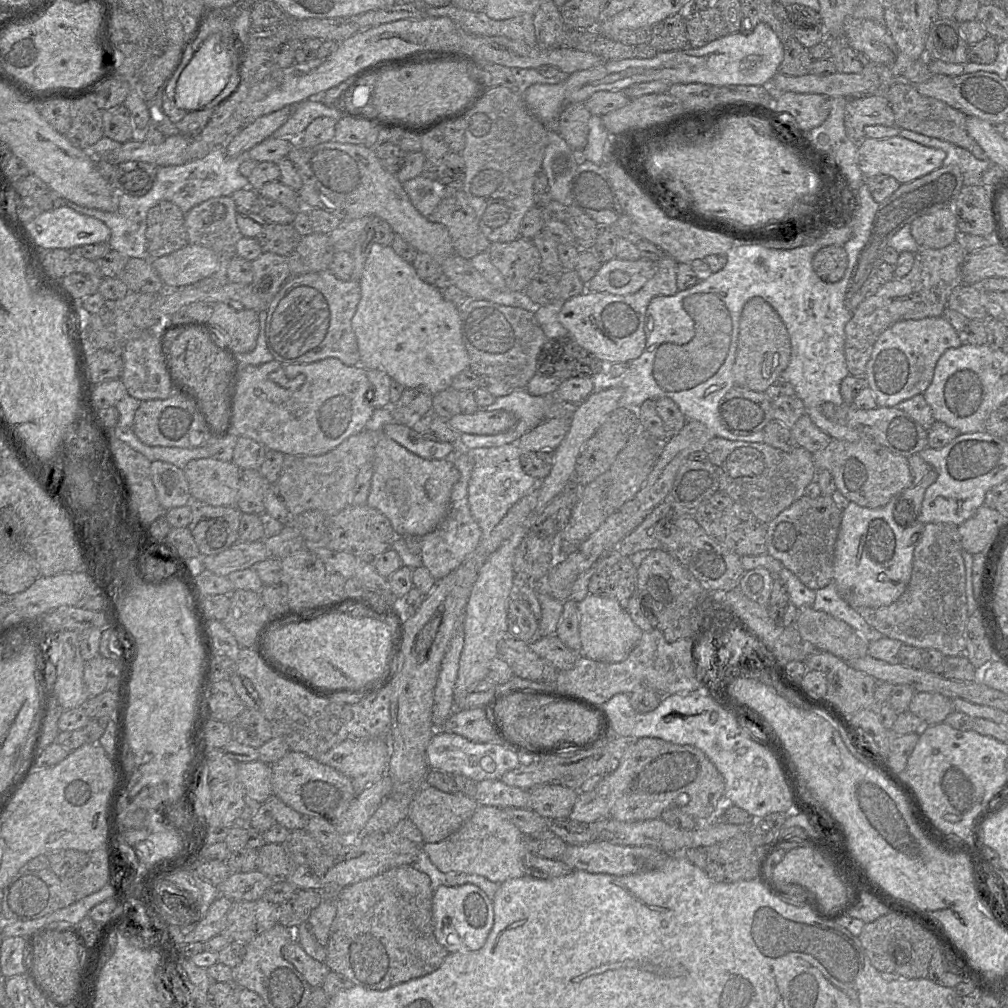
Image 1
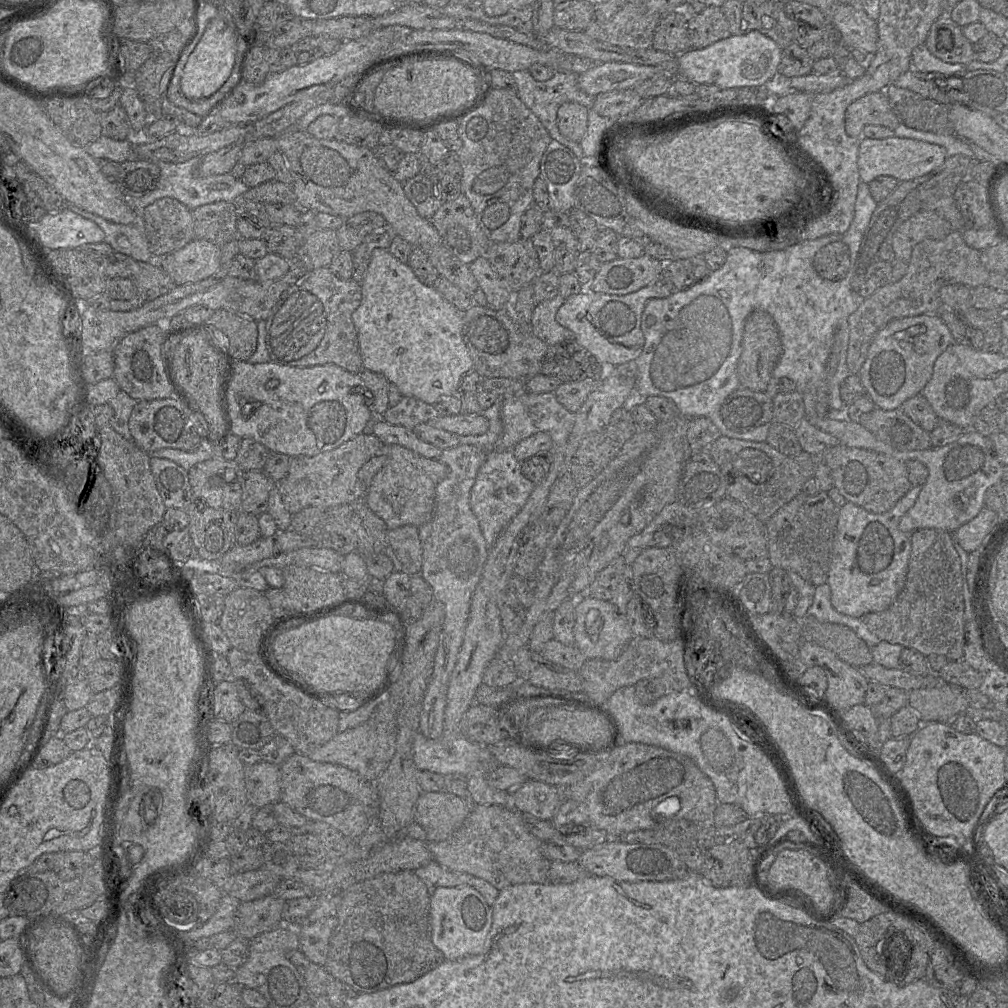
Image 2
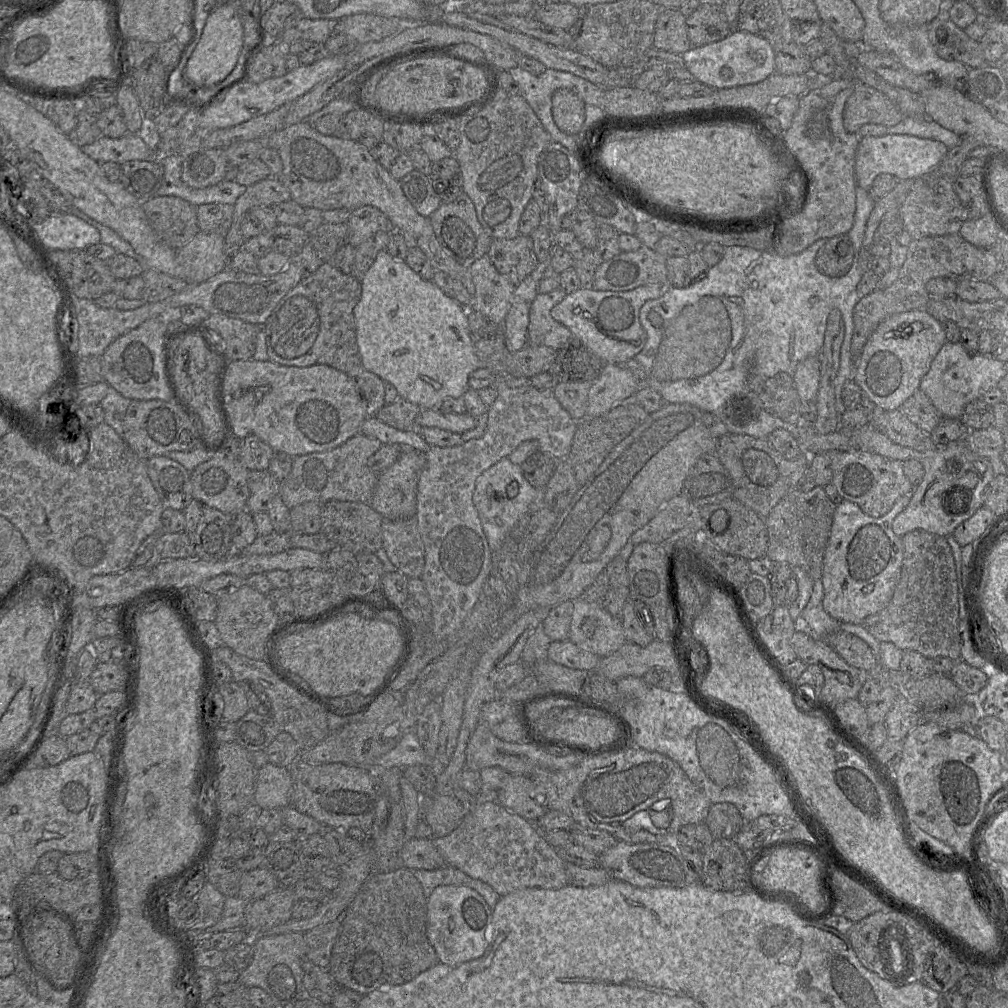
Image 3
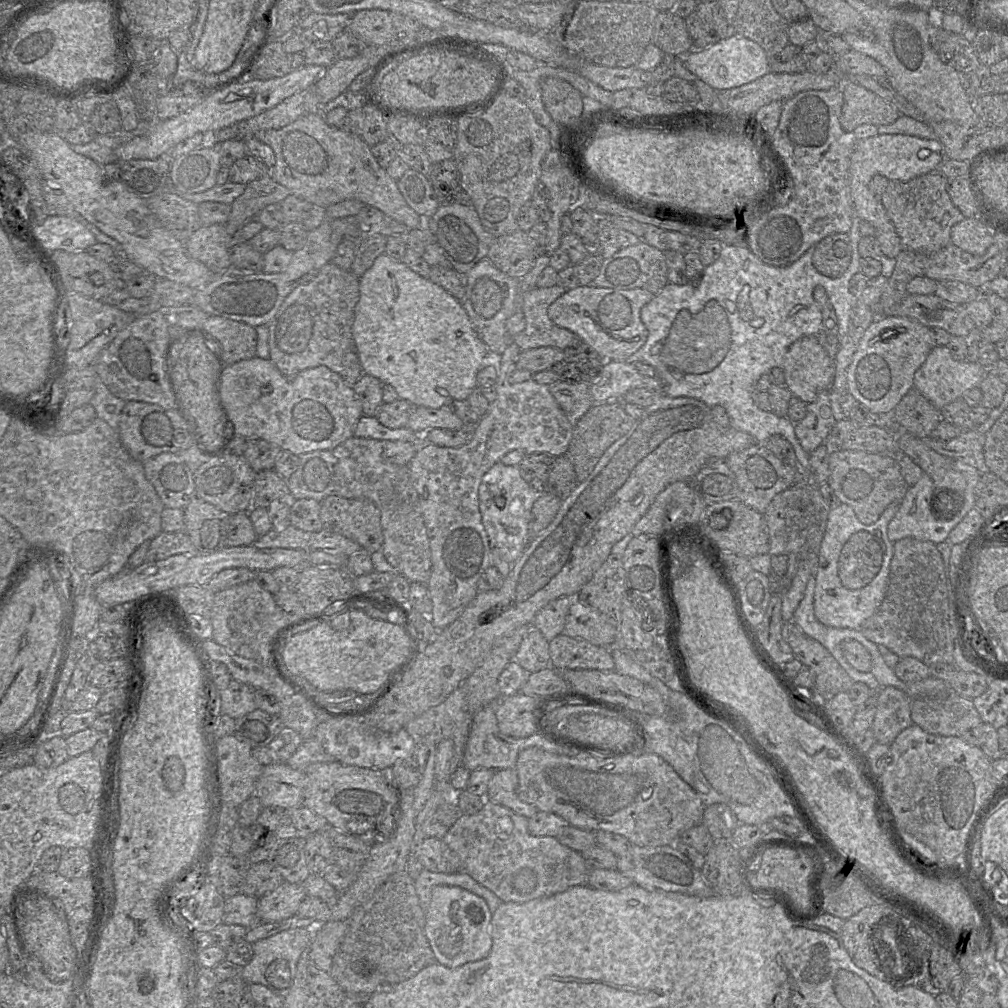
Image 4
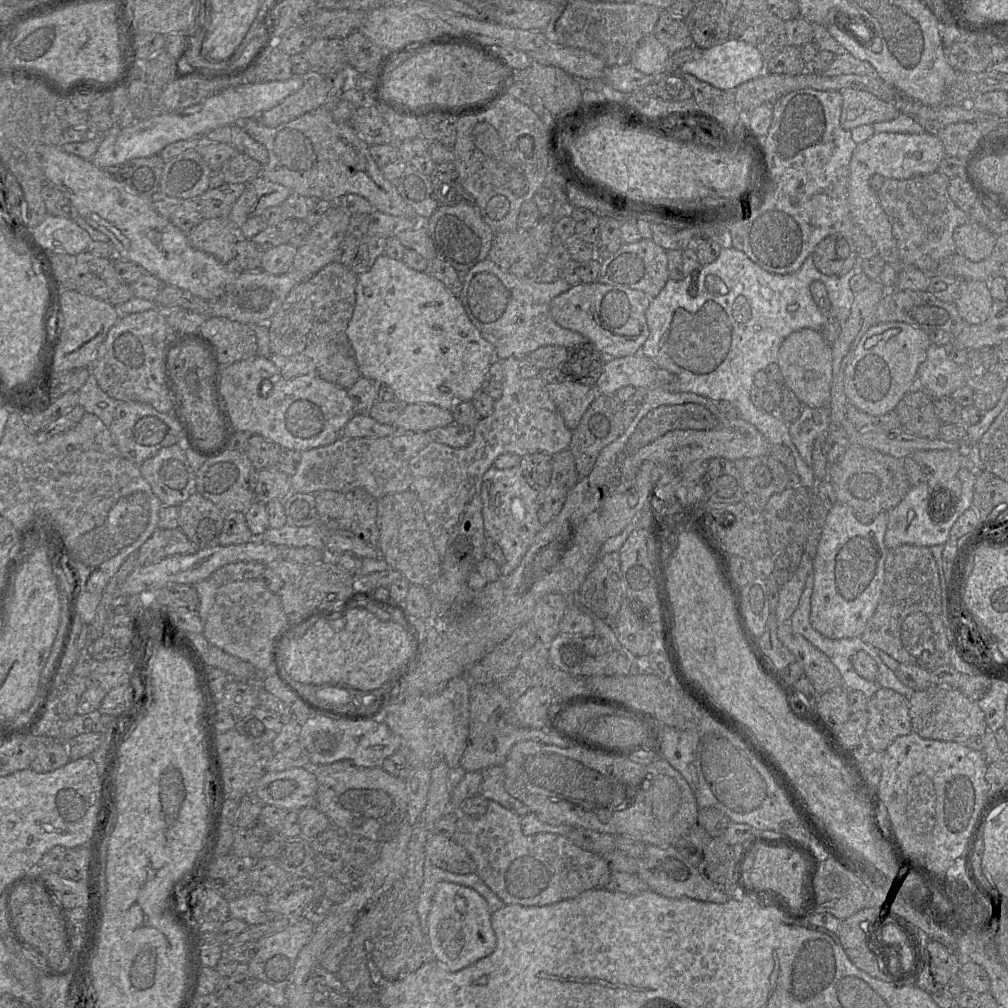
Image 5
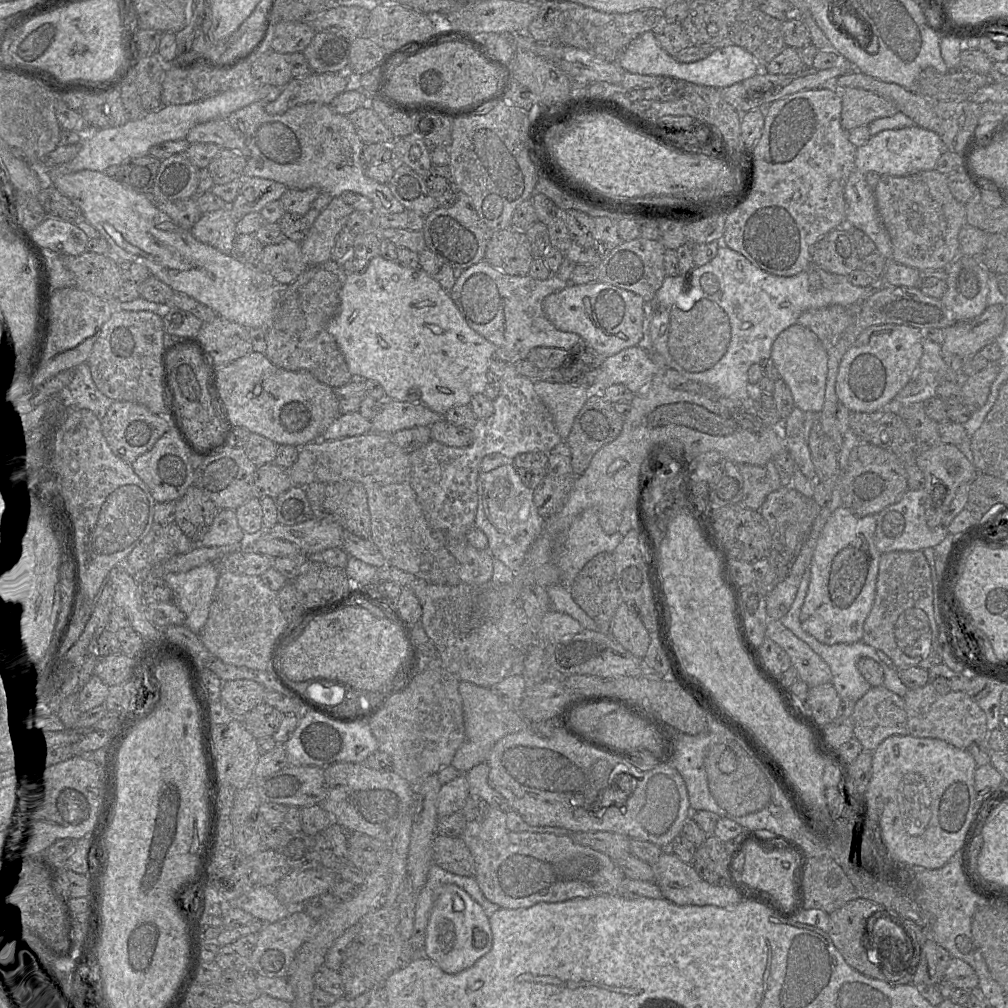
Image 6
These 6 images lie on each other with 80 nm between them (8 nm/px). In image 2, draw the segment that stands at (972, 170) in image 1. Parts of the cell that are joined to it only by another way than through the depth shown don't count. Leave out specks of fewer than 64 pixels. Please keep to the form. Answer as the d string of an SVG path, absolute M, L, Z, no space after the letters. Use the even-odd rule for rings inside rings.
M900 123L893 131L894 136L896 137L920 140L944 147L947 157L961 154L974 159L969 144L954 134L937 134L928 131L916 130L907 127L902 123Z

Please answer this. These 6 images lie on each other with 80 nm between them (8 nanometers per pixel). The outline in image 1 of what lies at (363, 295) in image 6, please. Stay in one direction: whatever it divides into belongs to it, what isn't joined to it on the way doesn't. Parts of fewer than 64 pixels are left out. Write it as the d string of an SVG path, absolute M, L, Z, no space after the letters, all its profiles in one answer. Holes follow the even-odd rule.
M372 245L359 285L361 299L352 318L352 329L357 338L360 366L383 371L406 389L425 390L432 396L449 389L453 379L469 369L460 308L446 300L434 285L423 282L412 264L398 256L391 246Z

